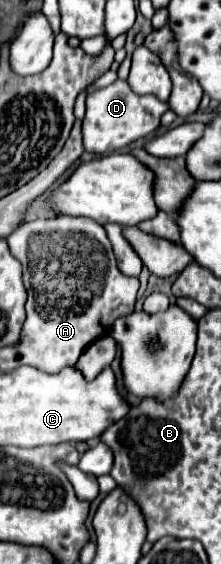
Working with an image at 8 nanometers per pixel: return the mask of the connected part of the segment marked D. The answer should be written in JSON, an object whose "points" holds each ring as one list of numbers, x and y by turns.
{"points":[[116,79,112,85,94,91,86,97,84,139,86,151,94,155,108,155,128,147,130,143,148,137,160,125,160,115,168,109,168,103,158,101,154,95,136,95,126,81]]}

